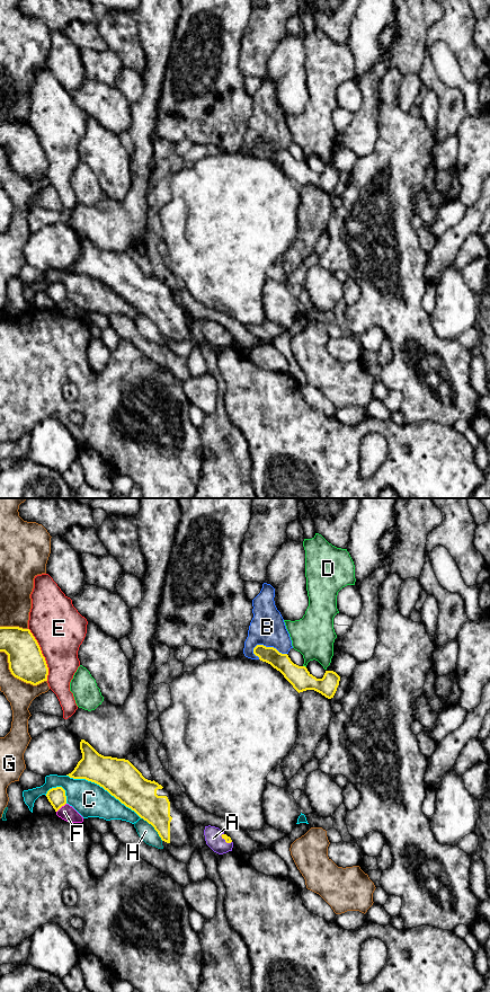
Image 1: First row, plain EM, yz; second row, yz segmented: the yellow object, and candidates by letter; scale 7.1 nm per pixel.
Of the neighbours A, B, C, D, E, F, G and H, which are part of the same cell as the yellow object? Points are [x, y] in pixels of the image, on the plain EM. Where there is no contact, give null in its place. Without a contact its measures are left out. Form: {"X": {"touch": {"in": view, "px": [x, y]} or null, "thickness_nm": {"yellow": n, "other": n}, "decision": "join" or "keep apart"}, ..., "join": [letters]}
{"A": {"touch": {"in": "yz", "px": [225, 336]}, "thickness_nm": {"yellow": 50, "other": 120}, "decision": "join"}, "B": {"touch": {"in": "yz", "px": [269, 142]}, "thickness_nm": {"yellow": 140, "other": 260}, "decision": "keep apart"}, "C": {"touch": {"in": "yz", "px": [104, 283]}, "thickness_nm": {"yellow": 260, "other": 240}, "decision": "keep apart"}, "D": {"touch": {"in": "yz", "px": [304, 161]}, "thickness_nm": {"yellow": 160, "other": 300}, "decision": "keep apart"}, "E": {"touch": {"in": "yz", "px": [42, 149]}, "thickness_nm": {"yellow": 260, "other": 360}, "decision": "keep apart"}, "F": {"touch": {"in": "yz", "px": [61, 301]}, "thickness_nm": {"yellow": 130, "other": 110}, "decision": "keep apart"}, "G": {"touch": {"in": "yz", "px": [17, 173]}, "thickness_nm": {"yellow": 260, "other": 190}, "decision": "keep apart"}, "H": {"touch": {"in": "yz", "px": [153, 321]}, "thickness_nm": {"yellow": 240, "other": 120}, "decision": "keep apart"}, "join": ["A"]}

